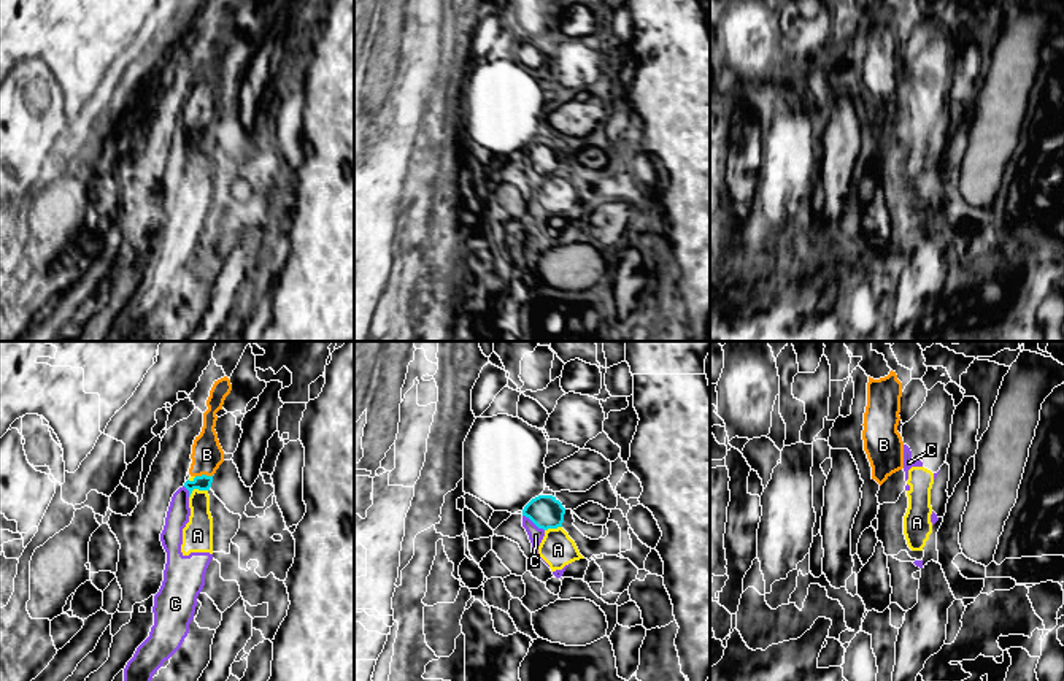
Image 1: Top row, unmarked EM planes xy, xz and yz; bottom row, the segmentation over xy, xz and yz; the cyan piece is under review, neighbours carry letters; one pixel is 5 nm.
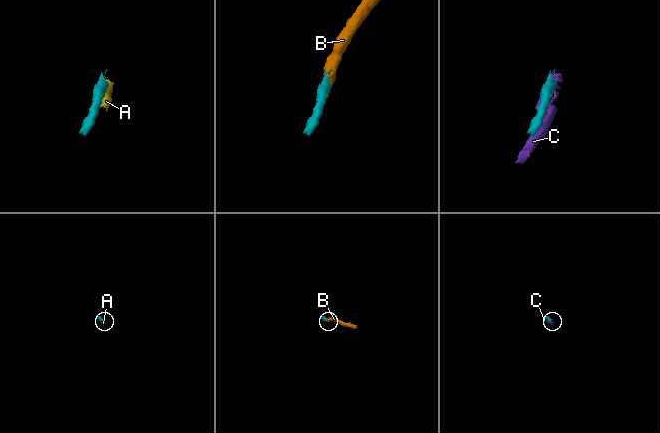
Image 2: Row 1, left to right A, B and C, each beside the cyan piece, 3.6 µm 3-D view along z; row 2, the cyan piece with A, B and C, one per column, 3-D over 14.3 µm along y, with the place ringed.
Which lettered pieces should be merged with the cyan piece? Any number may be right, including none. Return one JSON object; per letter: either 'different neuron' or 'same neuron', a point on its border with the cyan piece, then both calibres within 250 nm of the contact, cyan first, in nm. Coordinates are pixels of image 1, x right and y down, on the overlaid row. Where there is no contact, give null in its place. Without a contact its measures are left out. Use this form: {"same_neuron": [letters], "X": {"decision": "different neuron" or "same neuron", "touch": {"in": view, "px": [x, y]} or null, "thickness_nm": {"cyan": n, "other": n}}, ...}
{"same_neuron": ["B"], "A": {"decision": "different neuron", "touch": {"in": "xy", "px": [196, 488]}, "thickness_nm": {"cyan": 80, "other": 160}}, "B": {"decision": "same neuron", "touch": {"in": "xy", "px": [204, 475]}, "thickness_nm": {"cyan": 80, "other": 160}}, "C": {"decision": "different neuron", "touch": {"in": "xz", "px": [534, 523]}, "thickness_nm": {"cyan": 170, "other": 80}}}

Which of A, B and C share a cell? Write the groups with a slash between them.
A C / B

